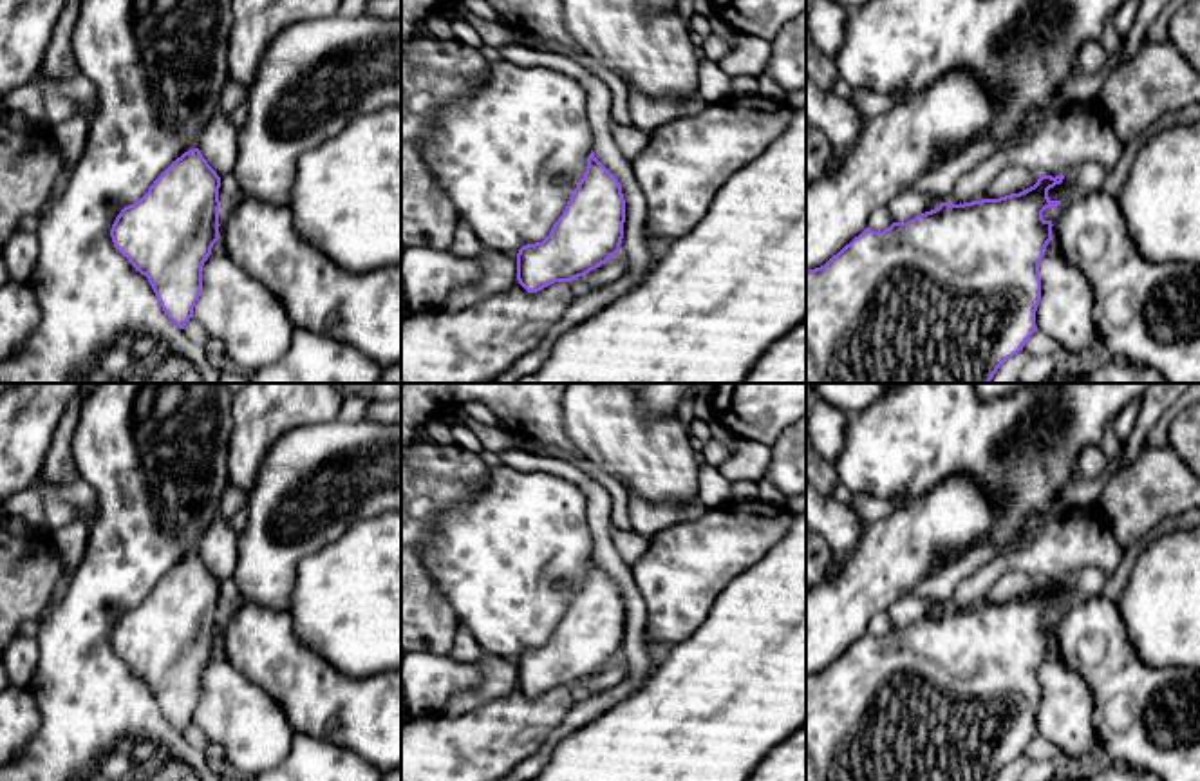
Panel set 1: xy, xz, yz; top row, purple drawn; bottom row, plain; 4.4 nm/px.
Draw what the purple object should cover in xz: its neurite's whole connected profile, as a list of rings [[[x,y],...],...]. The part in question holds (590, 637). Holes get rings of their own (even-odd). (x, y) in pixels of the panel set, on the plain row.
[[[591,555],[584,582],[549,640],[519,654],[519,689],[537,698],[586,682],[620,656],[623,627],[622,591]]]

